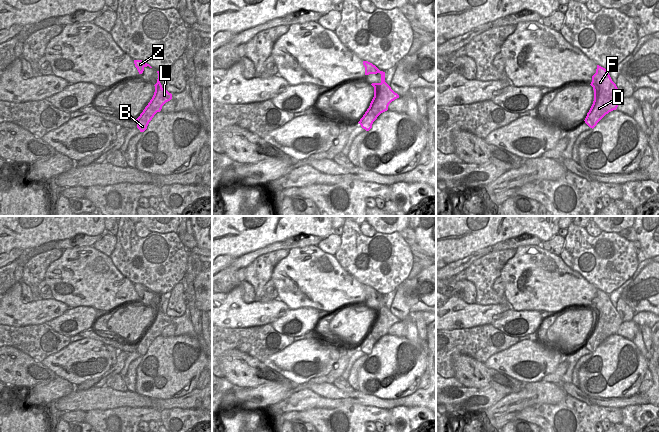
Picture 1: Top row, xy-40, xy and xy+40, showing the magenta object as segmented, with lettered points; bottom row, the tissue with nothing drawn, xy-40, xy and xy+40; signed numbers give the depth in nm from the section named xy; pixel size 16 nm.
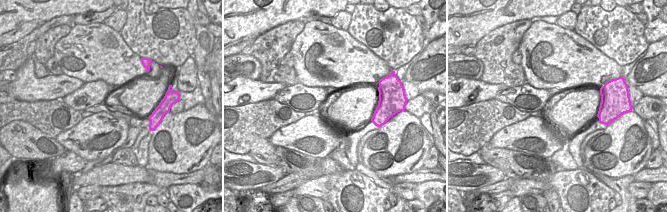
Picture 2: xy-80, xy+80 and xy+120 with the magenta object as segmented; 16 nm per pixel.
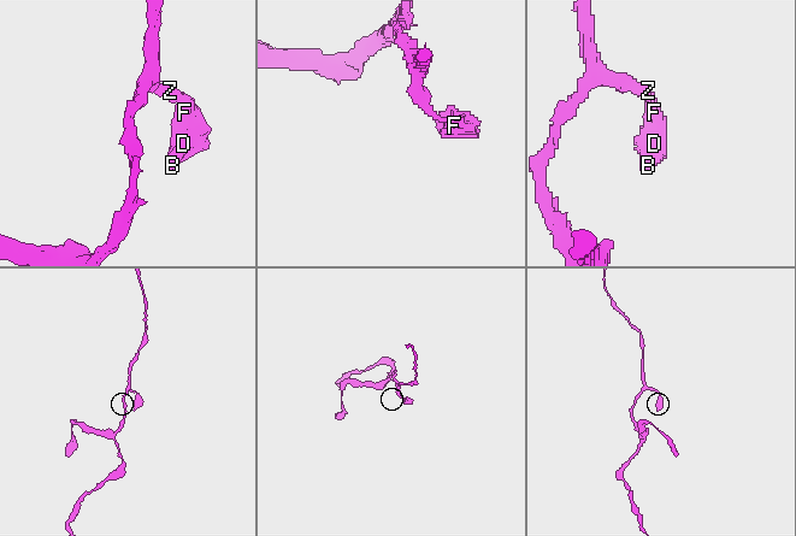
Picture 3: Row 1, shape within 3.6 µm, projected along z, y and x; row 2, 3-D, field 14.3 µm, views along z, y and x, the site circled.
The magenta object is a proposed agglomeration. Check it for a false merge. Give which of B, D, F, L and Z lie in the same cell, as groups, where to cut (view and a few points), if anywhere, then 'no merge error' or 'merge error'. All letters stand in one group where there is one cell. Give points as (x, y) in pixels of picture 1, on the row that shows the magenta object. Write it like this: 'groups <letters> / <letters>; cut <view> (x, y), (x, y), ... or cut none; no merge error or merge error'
groups B D F L Z; cut none; no merge error

